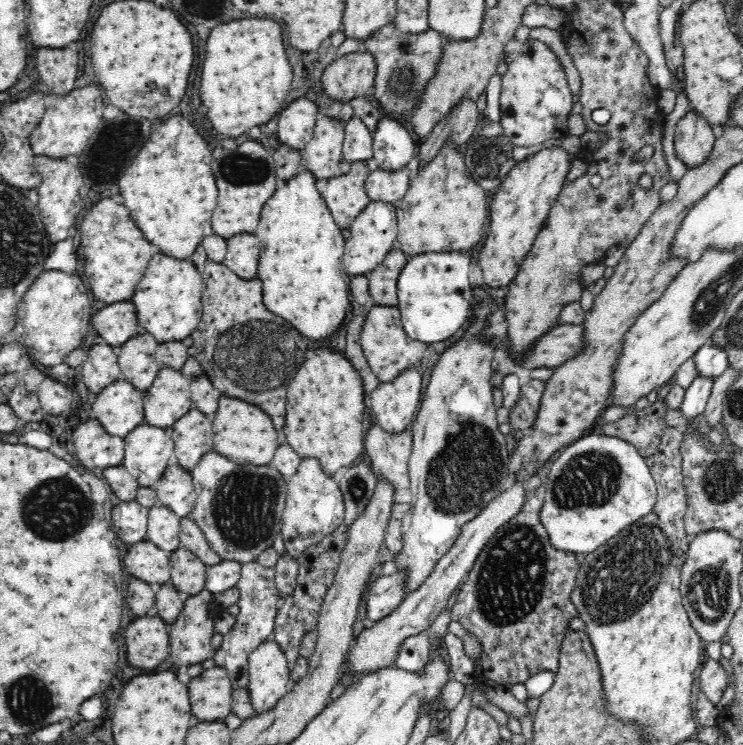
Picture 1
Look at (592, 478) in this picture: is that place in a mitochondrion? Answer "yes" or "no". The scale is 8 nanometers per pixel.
yes

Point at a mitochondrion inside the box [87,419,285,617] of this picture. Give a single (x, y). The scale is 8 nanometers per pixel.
(243, 506)

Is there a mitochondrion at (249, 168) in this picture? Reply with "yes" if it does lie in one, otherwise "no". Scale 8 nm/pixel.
yes

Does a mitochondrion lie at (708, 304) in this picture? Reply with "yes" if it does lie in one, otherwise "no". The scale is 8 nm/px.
yes

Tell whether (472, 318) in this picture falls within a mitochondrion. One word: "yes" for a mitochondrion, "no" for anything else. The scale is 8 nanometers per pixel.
no

